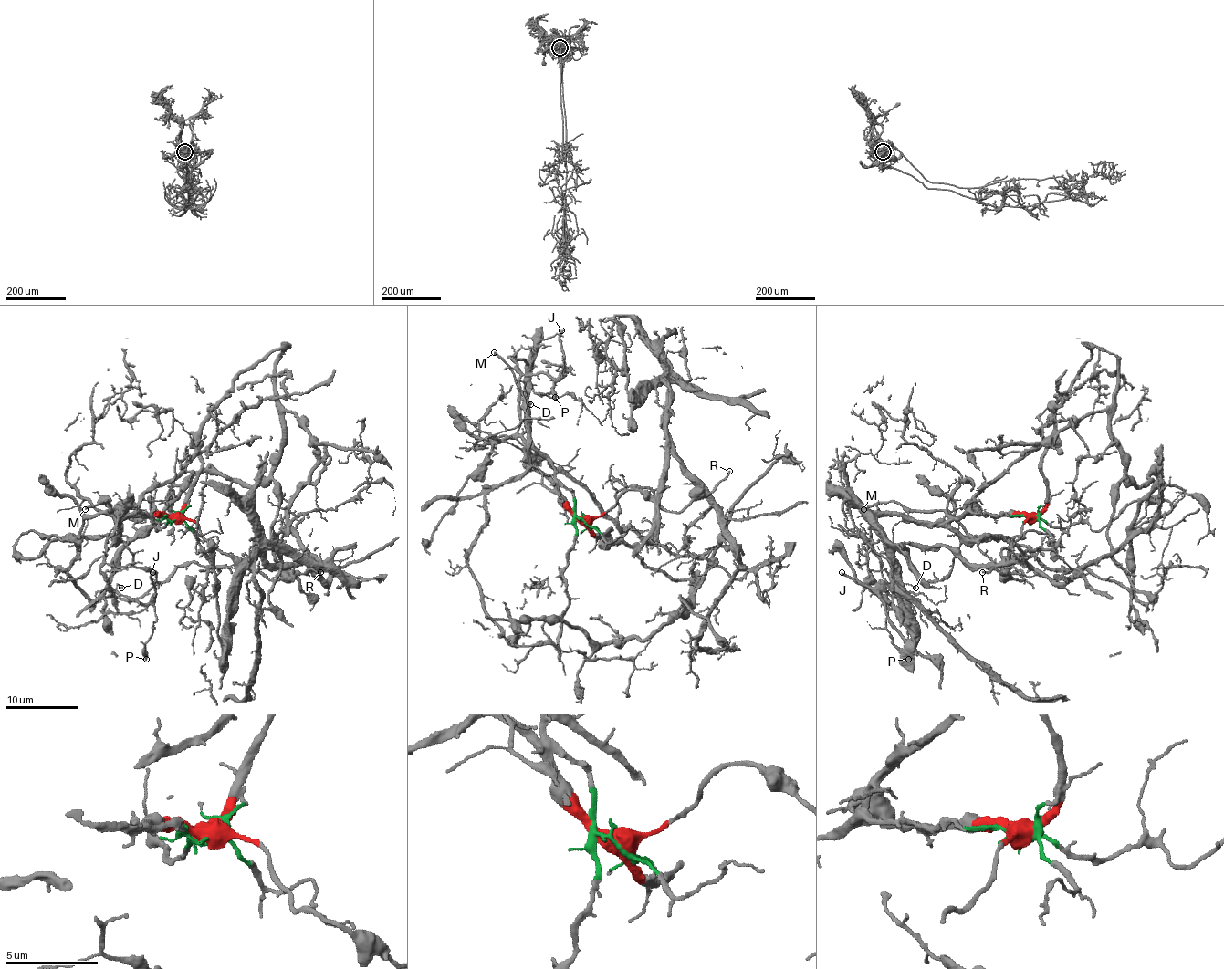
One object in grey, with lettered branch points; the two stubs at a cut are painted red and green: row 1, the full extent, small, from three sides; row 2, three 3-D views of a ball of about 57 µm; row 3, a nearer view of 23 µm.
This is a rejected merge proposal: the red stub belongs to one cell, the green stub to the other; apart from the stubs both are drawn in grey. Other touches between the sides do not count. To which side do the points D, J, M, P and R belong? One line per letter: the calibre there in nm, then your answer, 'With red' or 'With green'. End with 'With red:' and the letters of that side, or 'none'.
D: Thickness 150 nm. With green
J: Thickness 240 nm. With green
M: Thickness 200 nm. With red
P: Thickness 380 nm. With green
R: Thickness 190 nm. With red
With red: M, R

